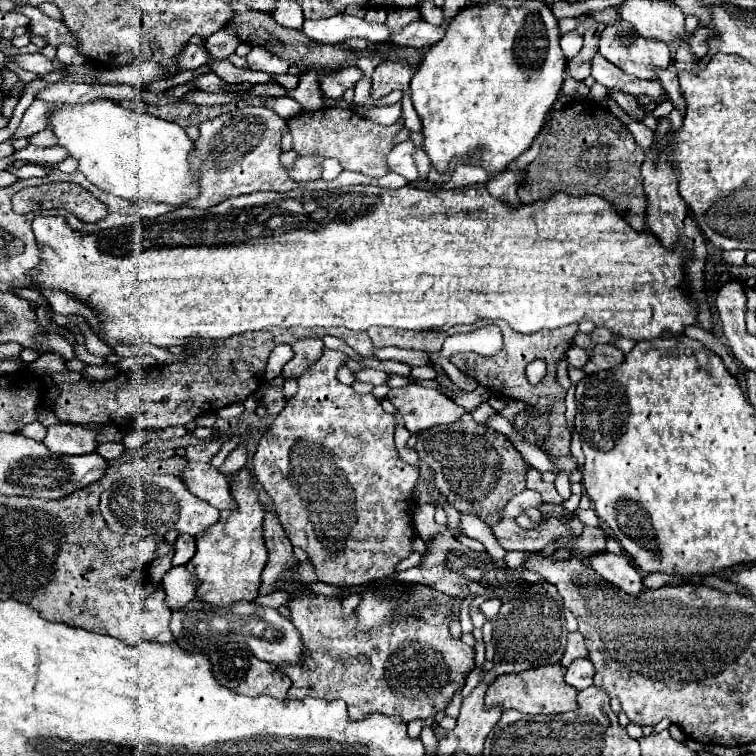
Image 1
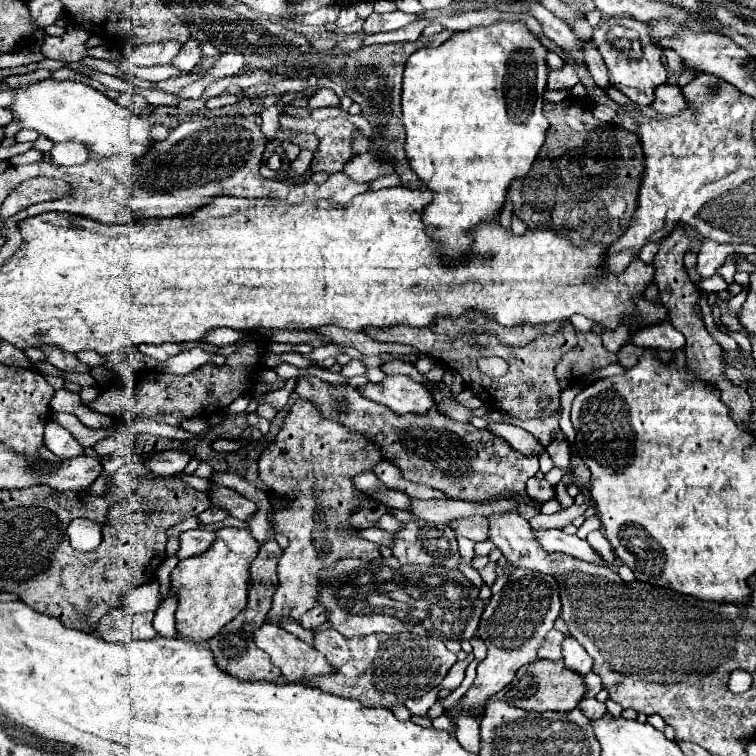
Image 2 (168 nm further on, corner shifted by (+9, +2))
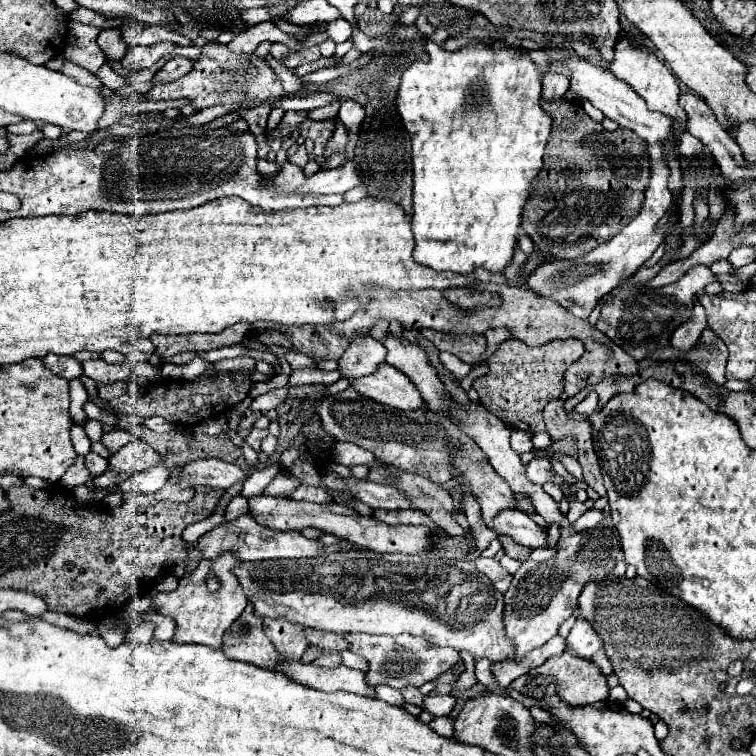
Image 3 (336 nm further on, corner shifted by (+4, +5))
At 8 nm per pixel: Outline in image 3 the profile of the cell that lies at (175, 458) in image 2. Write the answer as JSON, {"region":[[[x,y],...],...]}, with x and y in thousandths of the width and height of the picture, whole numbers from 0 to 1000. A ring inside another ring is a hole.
{"region":[[[175,581],[167,591],[151,599],[143,610],[146,610],[146,620],[167,623],[177,628],[177,626],[206,618],[214,610],[214,604],[204,594],[198,594],[198,589],[193,589],[188,581]]]}

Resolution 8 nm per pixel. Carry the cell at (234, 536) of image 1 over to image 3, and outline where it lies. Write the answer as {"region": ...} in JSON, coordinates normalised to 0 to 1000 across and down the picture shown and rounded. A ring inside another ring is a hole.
{"region":[[[296,729],[291,737],[286,737],[280,742],[267,739],[265,747],[254,758],[246,758],[235,769],[233,782],[228,782],[228,784],[201,782],[204,803],[209,803],[214,813],[222,813],[233,821],[233,837],[230,837],[228,848],[233,848],[233,851],[265,851],[265,853],[275,853],[280,858],[291,858],[296,835],[317,816],[317,811],[323,808],[323,803],[328,798],[312,761],[307,758],[312,745],[317,745],[317,739],[312,737],[312,729]],[[278,758],[283,758],[288,771],[291,771],[288,782],[275,782],[275,776],[272,776]]]}

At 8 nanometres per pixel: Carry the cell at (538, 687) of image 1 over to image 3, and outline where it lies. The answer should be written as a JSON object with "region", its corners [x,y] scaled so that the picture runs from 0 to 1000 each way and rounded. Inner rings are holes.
{"region":[[[743,864],[738,869],[725,872],[720,880],[698,888],[698,893],[690,893],[688,898],[680,898],[675,903],[675,911],[698,919],[698,922],[709,922],[714,925],[714,919],[720,919],[720,914],[725,911],[725,906],[735,909],[735,919],[741,919],[741,925],[746,930],[751,930],[754,935],[767,935],[767,933],[783,933],[791,927],[799,927],[804,922],[804,906],[802,906],[802,896],[794,890],[794,885],[770,869],[762,869],[757,864]]]}

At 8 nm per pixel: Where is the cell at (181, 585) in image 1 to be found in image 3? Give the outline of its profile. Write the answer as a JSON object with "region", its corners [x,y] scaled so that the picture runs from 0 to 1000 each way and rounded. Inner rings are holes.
{"region":[[[197,810],[193,816],[190,816],[193,821],[201,821],[201,824],[206,824],[206,832],[204,832],[204,845],[228,845],[228,840],[230,840],[230,835],[233,835],[233,827],[228,824],[228,819],[222,819],[222,816],[217,816],[217,813],[212,813],[212,811]]]}

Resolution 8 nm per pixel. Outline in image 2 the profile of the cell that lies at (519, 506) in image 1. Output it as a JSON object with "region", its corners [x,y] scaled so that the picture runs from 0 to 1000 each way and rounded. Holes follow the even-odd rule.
{"region":[[[552,659],[541,661],[541,677],[546,683],[578,693],[581,690],[591,693],[591,685],[623,683],[623,680],[649,683],[652,677],[665,677],[679,672],[684,672],[684,664],[679,661],[663,661],[657,667],[644,667],[644,669],[634,669],[628,664],[612,664],[612,661],[552,661]]]}

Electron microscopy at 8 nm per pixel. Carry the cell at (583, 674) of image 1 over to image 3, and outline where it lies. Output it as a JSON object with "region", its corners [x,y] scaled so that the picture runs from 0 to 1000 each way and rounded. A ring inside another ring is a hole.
{"region":[[[767,816],[762,819],[762,827],[757,829],[749,848],[751,848],[751,858],[759,866],[772,869],[772,872],[783,872],[783,866],[796,858],[796,848],[788,840],[788,835],[783,832],[783,827]]]}

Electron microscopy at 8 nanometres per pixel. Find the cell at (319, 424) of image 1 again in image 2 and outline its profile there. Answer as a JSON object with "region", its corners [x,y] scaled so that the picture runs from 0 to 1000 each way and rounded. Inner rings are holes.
{"region":[[[398,526],[390,529],[364,585],[343,606],[345,638],[361,656],[380,661],[380,669],[364,680],[366,704],[382,712],[382,722],[369,738],[369,775],[353,812],[356,825],[372,828],[372,823],[382,817],[406,833],[425,828],[433,817],[419,791],[419,759],[454,738],[504,738],[501,720],[446,704],[446,696],[459,693],[459,683],[480,656],[480,651],[467,643],[467,630],[491,622],[493,614],[504,608],[501,593],[491,590],[480,574],[470,574],[446,558],[427,556],[411,532]]]}

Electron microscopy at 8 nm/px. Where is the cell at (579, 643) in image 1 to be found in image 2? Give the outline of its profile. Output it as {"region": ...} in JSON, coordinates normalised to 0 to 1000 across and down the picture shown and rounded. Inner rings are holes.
{"region":[[[729,833],[716,857],[710,860],[710,870],[724,870],[724,873],[742,873],[742,849],[745,849],[745,839],[737,836],[737,833]]]}

